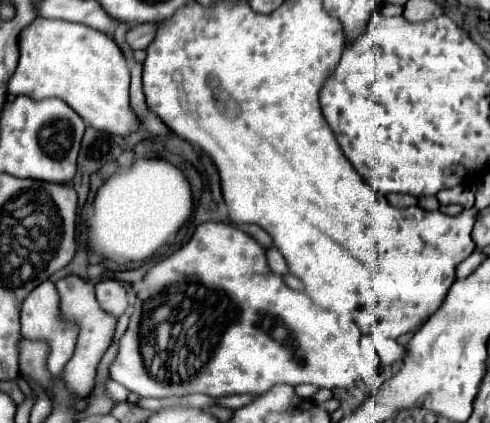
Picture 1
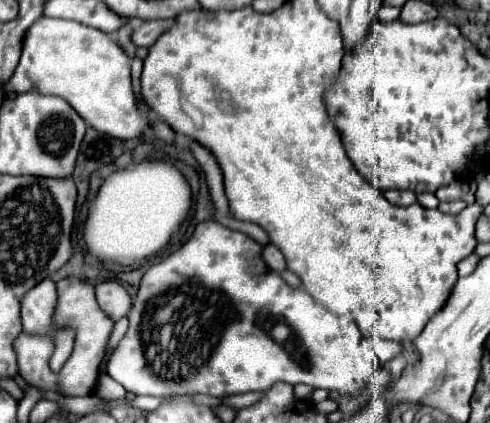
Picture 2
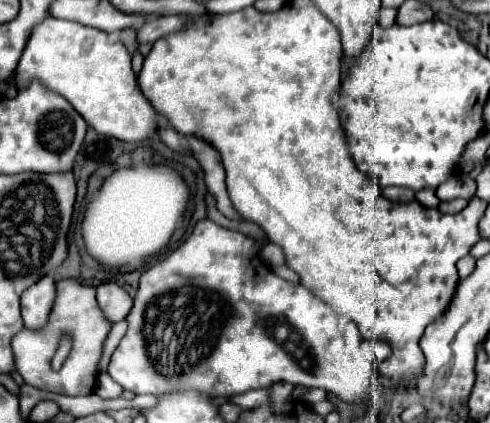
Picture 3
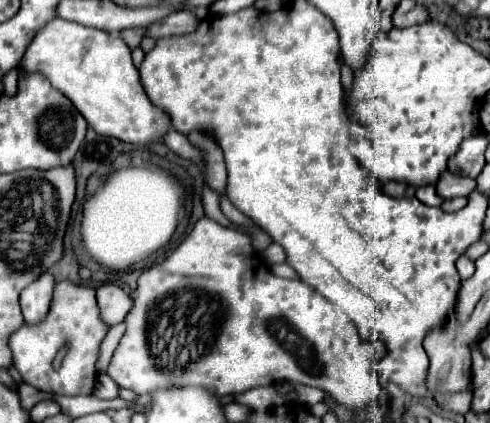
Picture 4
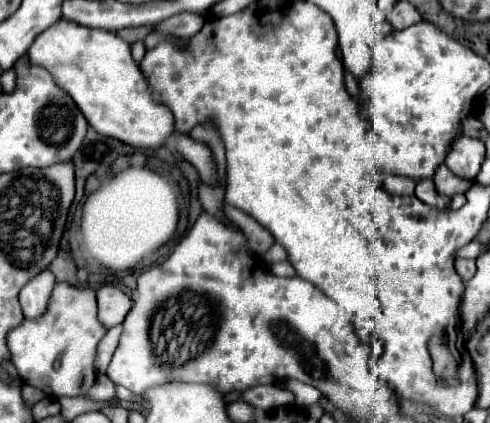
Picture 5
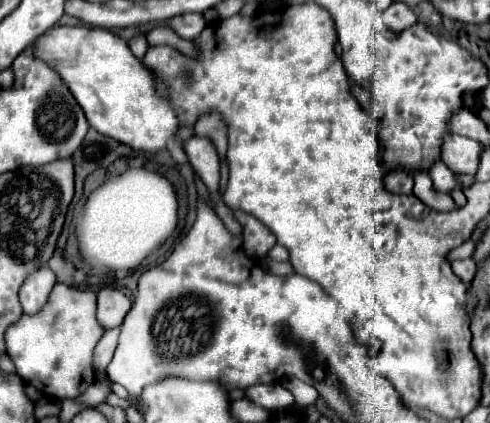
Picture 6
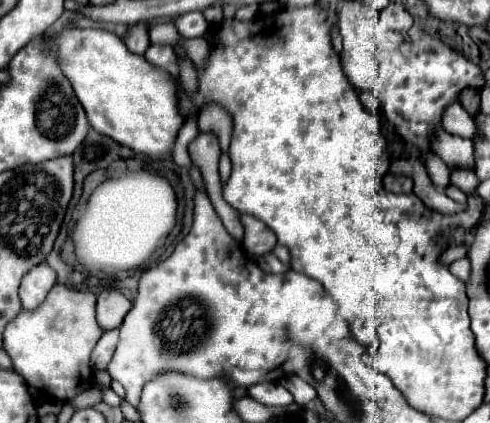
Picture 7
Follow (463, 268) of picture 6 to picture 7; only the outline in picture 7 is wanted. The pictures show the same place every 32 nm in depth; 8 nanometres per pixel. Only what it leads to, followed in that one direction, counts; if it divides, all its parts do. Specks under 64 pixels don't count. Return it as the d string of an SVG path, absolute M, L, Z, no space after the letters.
M460 258L460 260L454 260L454 262L448 266L448 270L452 270L456 278L460 278L460 280L466 282L466 280L468 280L468 274L470 274L470 264L468 264L466 258Z

